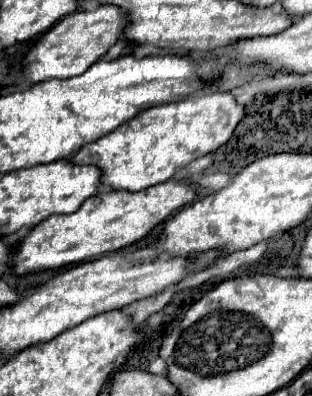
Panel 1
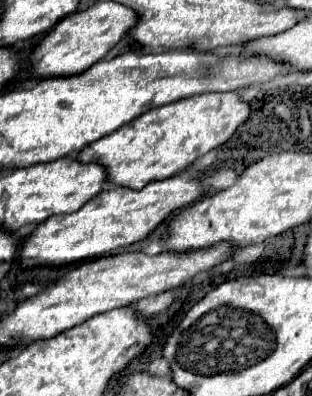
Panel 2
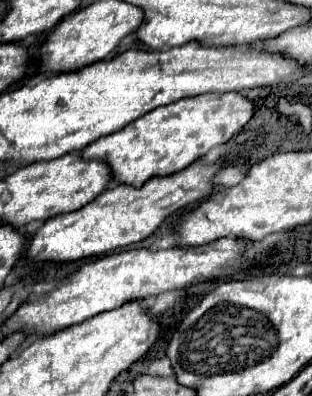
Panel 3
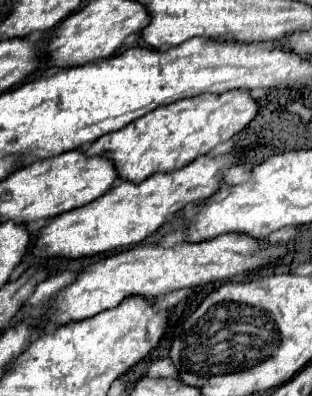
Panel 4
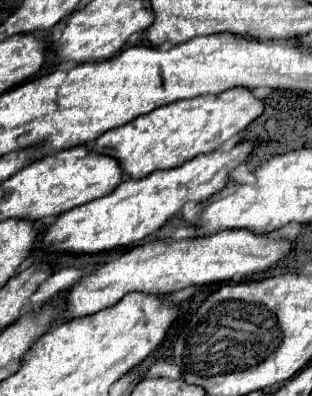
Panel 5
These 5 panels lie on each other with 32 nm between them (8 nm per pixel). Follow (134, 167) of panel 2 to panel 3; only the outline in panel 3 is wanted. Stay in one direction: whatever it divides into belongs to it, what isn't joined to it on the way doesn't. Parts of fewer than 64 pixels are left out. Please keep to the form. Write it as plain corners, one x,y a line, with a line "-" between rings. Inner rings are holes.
240,92
182,98
140,116
118,132
102,136
94,144
88,144
80,156
84,160
106,162
110,166
112,180
140,188
150,178
170,176
184,170
202,158
210,148
228,142
252,118
252,112
252,102
246,100

